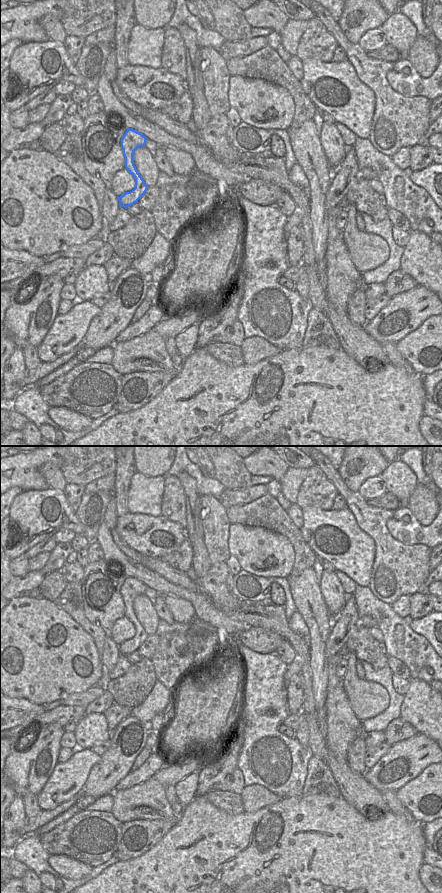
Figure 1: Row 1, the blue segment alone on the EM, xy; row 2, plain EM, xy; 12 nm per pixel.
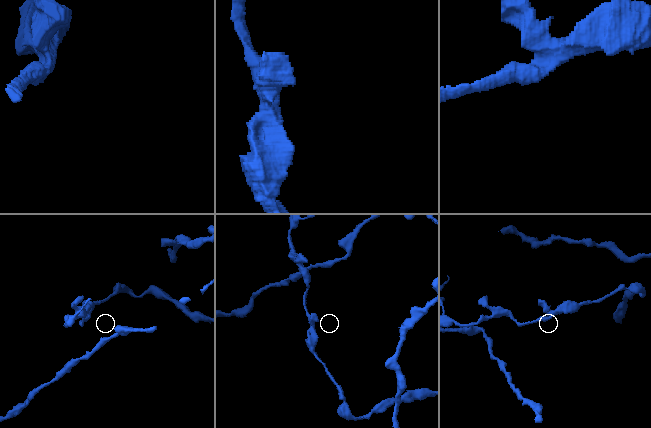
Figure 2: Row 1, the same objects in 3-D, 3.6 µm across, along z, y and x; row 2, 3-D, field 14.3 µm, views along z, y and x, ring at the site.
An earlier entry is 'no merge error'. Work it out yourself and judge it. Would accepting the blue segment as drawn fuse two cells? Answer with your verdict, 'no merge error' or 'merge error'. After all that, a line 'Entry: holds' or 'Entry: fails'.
no merge error
Entry: holds

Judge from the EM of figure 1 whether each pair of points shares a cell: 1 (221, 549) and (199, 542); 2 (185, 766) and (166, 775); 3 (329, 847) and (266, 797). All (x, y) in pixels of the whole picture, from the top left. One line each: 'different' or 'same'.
1: different
2: same
3: different

